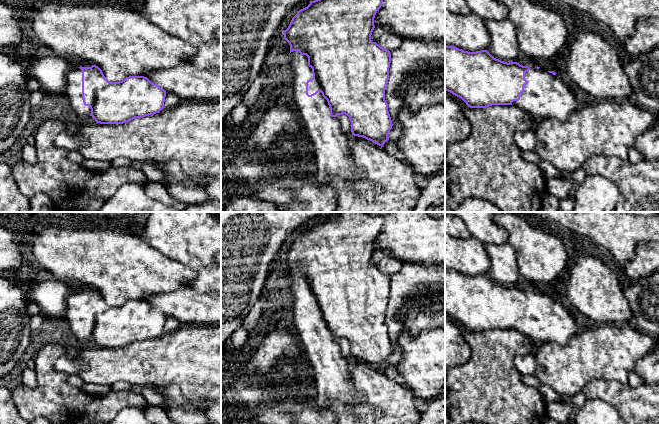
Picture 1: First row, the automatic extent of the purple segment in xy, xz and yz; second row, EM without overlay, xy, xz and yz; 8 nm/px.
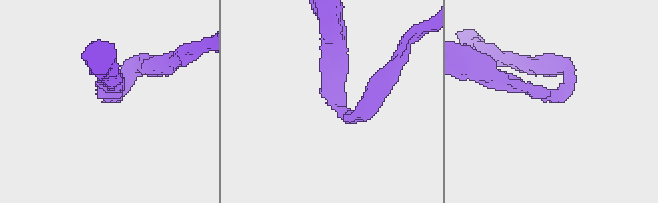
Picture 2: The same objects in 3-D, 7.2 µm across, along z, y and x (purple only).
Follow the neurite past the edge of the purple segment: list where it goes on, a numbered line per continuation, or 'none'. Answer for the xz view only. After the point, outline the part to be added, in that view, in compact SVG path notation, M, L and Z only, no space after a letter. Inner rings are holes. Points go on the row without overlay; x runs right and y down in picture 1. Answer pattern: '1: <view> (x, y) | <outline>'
1: xz (332, 381) | M298 275L289 278L293 297L293 319L291 326L299 342L303 345L313 370L314 393L313 402L319 410L328 410L333 403L355 405L363 400L363 393L356 389L351 381L348 364L350 359L341 354L340 346L336 341L330 340L327 324L318 316L312 321L306 319L306 306L313 302L312 292L308 290L308 281Z

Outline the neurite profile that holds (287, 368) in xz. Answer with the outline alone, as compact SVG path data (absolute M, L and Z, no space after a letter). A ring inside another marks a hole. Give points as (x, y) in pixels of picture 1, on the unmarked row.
M287 359L280 364L278 372L287 378L295 379L298 375L298 366Z

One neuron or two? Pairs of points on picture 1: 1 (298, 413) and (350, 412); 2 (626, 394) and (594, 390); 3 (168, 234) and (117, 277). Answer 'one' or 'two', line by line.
1: two
2: one
3: two

